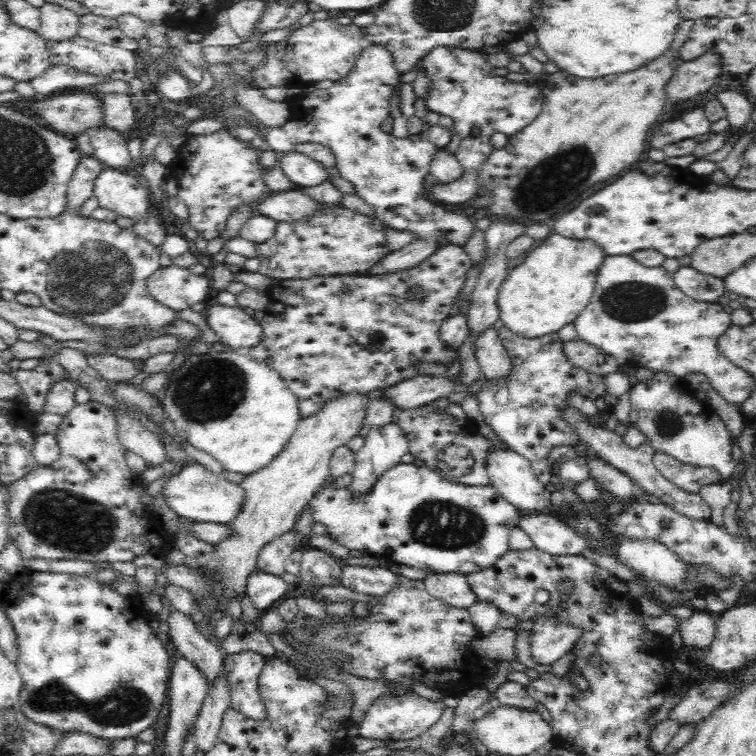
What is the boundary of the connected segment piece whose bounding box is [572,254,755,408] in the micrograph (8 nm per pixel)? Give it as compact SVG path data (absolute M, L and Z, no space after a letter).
M630 254L606 256L605 260L598 268L594 286L596 290L586 308L572 322L578 339L601 348L616 360L636 362L636 366L650 368L654 373L670 372L678 377L685 377L690 372L702 372L709 378L718 395L734 408L750 397L754 392L754 379L718 352L718 339L731 324L730 313L726 313L720 303L697 301L686 296L674 283L670 271L643 266Z

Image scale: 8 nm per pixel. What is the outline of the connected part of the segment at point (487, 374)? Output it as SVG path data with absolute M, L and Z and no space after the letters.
M494 327L483 330L475 340L475 357L482 377L488 381L503 379L511 373L511 358Z

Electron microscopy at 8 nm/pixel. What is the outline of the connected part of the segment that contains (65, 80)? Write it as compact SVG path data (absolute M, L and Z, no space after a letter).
M54 64L30 82L36 90L36 94L44 94L44 97L48 97L48 94L56 94L56 92L66 90L66 88L83 90L96 83L106 82L106 78L98 78L91 74L80 74L69 66Z

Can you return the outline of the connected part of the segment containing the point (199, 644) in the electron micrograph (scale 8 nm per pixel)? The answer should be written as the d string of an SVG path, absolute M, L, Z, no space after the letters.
M172 609L168 625L172 646L176 648L176 652L198 668L206 677L207 686L212 686L223 672L225 655L199 632L196 616L187 616Z

